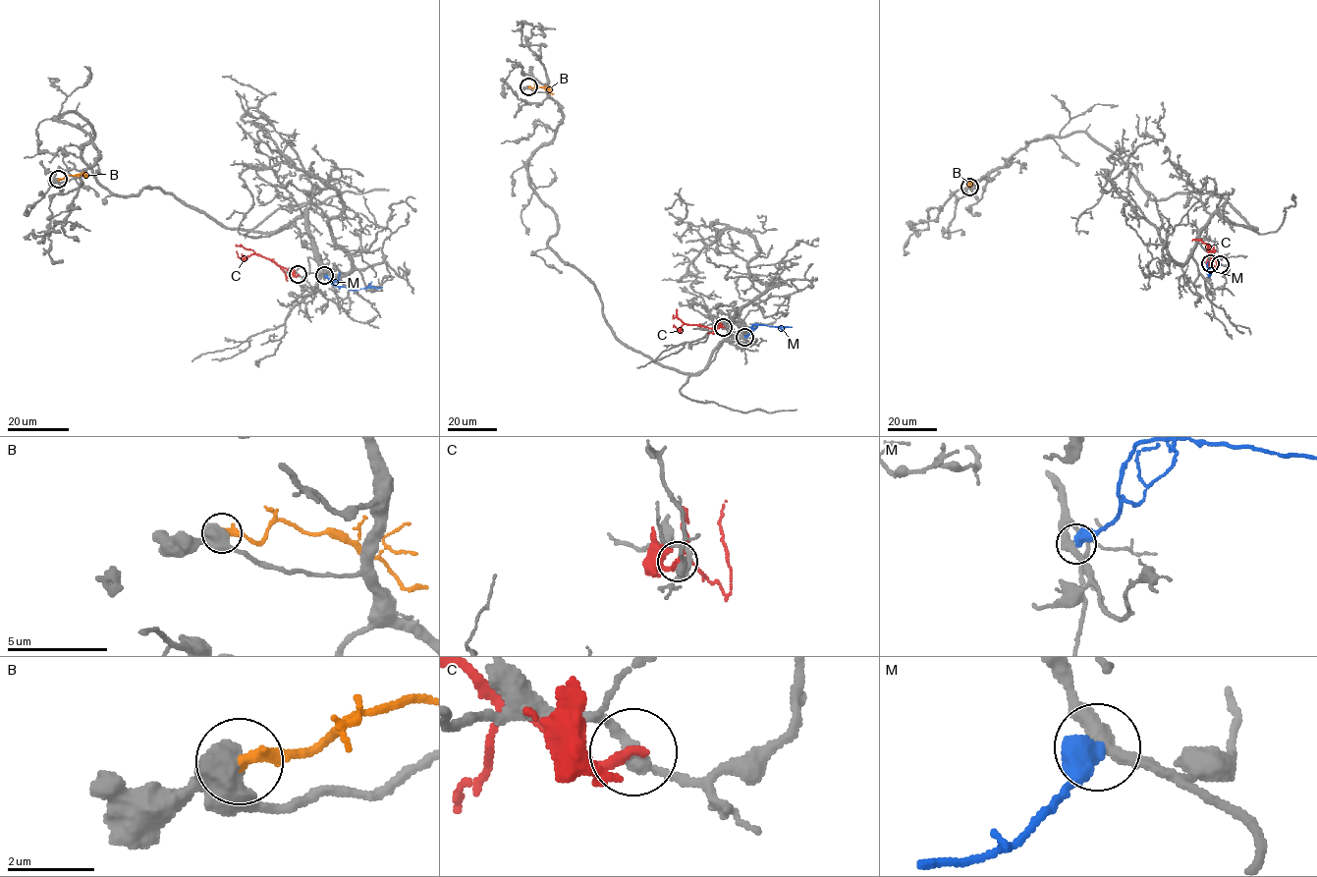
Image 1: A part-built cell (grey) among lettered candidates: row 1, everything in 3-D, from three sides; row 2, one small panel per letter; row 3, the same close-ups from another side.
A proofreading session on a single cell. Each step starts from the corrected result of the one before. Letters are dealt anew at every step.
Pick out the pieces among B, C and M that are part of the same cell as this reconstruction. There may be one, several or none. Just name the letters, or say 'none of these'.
none of these

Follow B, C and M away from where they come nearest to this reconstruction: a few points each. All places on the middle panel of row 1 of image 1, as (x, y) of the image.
B: (528, 87), (537, 85), (554, 93)
C: (723, 327), (709, 328), (684, 323), (677, 316), (676, 309)
M: (744, 337), (752, 324), (792, 327)

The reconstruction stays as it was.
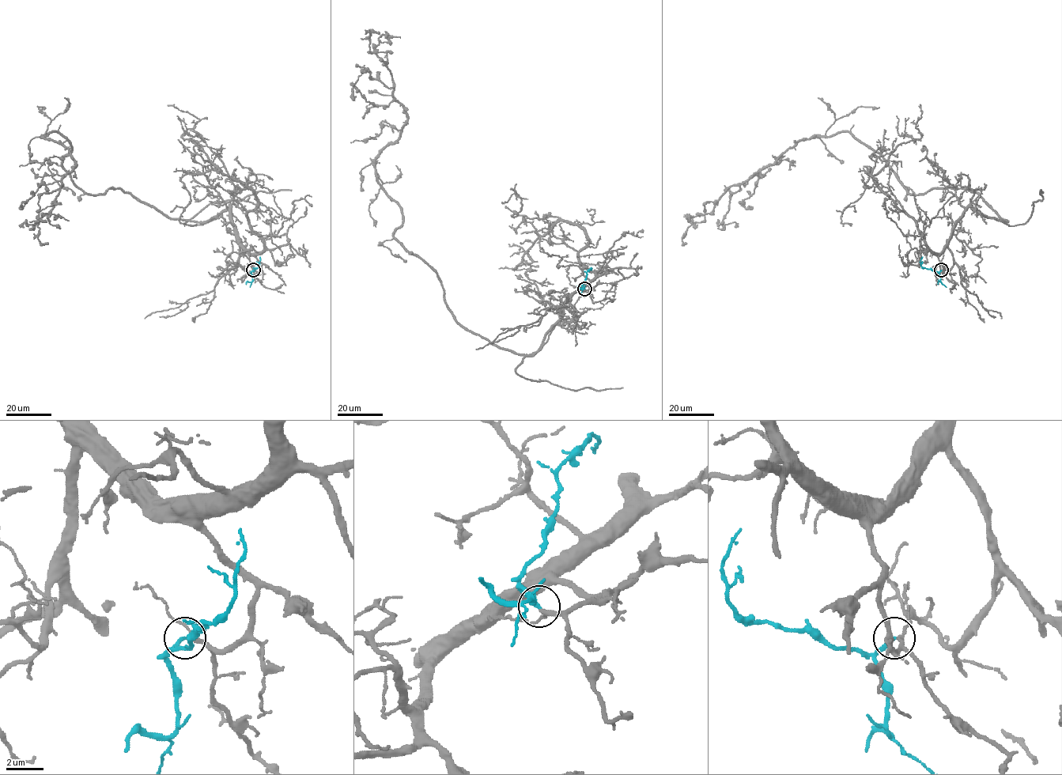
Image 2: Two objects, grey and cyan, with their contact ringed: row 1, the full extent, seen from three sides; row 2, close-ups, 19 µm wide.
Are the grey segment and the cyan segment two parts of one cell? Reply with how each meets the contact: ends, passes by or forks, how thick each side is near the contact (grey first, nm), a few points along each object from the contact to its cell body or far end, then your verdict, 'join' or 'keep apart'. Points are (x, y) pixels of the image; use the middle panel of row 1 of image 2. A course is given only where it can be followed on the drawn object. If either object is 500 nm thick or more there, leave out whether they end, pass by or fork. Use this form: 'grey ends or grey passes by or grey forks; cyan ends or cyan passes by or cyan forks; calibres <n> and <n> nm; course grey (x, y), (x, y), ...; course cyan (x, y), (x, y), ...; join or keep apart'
grey passes by; cyan ends; calibres 180 and 240 nm; course grey (584, 289), (529, 354), (457, 321), (377, 179), (407, 122), (379, 34); course cyan (584, 289), (582, 285), (587, 271), (591, 268), (591, 270); join

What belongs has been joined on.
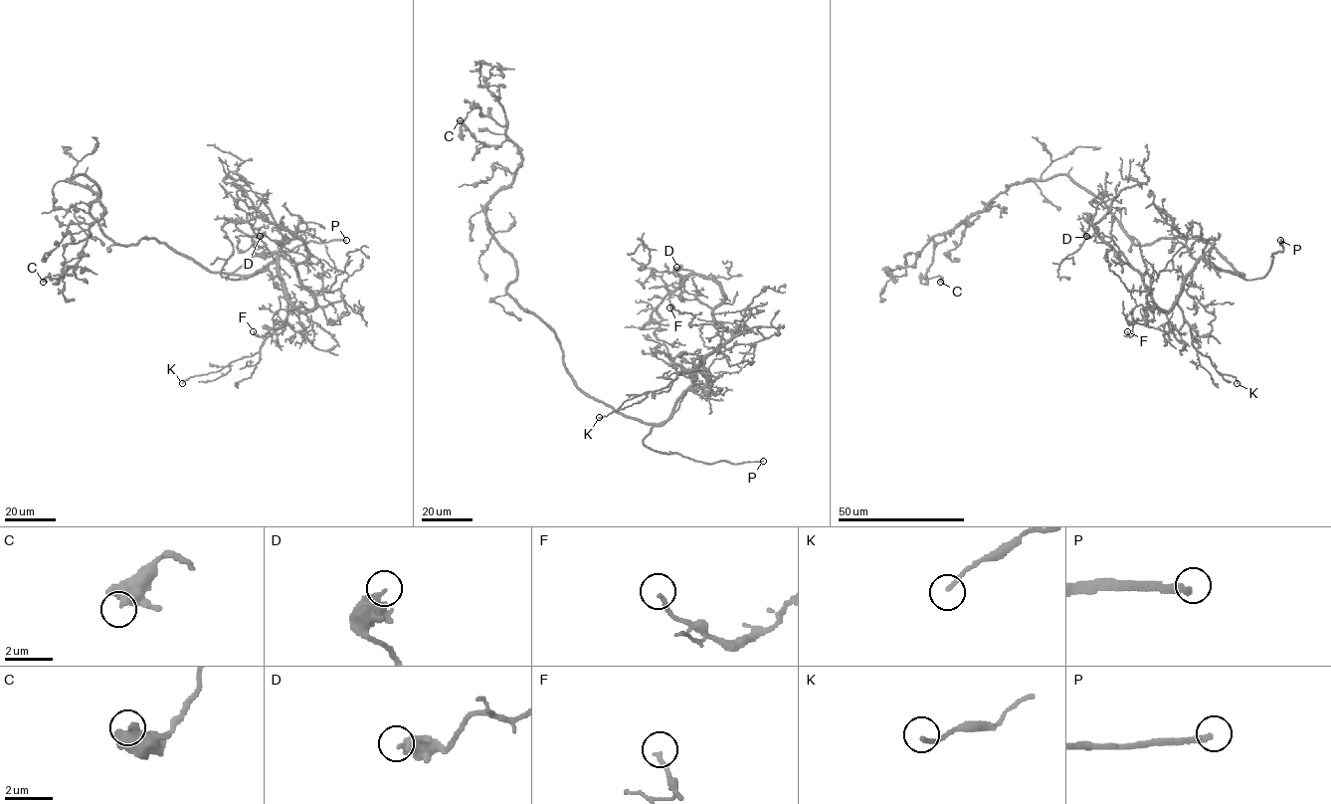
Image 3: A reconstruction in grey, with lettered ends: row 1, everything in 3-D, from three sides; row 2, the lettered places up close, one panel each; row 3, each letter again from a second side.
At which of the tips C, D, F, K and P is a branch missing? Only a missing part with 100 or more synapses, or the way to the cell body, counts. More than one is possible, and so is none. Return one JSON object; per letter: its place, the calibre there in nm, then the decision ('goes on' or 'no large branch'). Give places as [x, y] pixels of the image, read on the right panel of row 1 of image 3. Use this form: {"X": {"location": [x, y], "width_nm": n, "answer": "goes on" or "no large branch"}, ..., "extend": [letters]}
{"C": {"location": [940, 282], "width_nm": 500, "answer": "no large branch"}, "D": {"location": [1086, 236], "width_nm": 500, "answer": "no large branch"}, "F": {"location": [1127, 331], "width_nm": 180, "answer": "no large branch"}, "K": {"location": [1236, 383], "width_nm": 170, "answer": "no large branch"}, "P": {"location": [1280, 240], "width_nm": 300, "answer": "goes on"}, "extend": ["P"]}

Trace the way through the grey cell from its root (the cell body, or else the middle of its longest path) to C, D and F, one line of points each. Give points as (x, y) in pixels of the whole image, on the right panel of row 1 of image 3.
C: (1221, 255), (1198, 239), (1136, 245), (1099, 197), (1055, 174), (1015, 183), (950, 229), (926, 274), (940, 282)
D: (1221, 255), (1243, 275), (1219, 271), (1201, 259), (1178, 300), (1162, 310), (1109, 236), (1086, 236)
F: (1221, 255), (1243, 275), (1201, 259), (1169, 310), (1144, 307), (1132, 335), (1127, 331)

